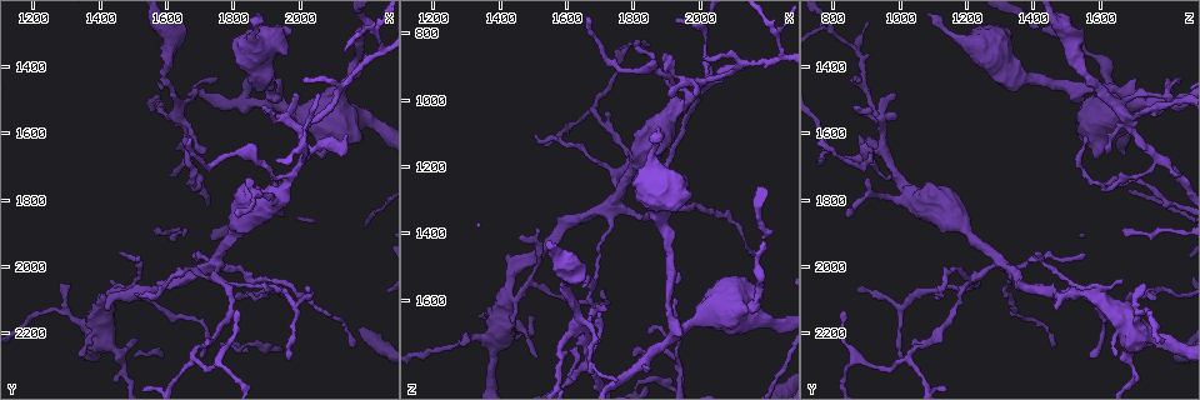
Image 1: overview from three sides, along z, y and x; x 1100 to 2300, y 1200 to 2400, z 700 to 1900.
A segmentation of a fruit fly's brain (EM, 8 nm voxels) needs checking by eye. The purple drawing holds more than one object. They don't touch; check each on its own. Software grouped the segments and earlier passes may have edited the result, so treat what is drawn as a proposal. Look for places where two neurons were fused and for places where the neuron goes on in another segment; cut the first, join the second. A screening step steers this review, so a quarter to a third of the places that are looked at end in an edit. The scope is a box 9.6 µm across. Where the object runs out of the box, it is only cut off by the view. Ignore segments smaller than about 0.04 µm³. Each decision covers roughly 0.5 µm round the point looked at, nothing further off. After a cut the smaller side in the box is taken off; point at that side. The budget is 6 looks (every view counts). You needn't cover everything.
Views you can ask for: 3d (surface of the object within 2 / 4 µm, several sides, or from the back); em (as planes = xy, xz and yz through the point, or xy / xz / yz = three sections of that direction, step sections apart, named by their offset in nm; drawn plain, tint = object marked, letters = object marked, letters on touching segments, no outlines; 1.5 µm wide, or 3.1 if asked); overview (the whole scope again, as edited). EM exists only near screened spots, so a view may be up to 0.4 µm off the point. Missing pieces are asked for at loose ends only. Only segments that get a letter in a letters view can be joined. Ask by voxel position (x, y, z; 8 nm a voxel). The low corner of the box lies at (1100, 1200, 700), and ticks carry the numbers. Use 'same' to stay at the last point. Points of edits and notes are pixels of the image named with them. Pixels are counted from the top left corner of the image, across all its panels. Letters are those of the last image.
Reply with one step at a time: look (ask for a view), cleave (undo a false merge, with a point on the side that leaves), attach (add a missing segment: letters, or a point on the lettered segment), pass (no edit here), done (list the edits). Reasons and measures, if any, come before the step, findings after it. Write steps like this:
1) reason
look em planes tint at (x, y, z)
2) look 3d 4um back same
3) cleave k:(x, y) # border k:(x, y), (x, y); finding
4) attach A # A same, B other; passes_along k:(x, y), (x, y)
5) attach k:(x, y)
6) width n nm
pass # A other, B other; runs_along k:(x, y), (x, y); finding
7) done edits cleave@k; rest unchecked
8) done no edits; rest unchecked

abrupt turn
look 3d 4um at (1760, 2290, 860)

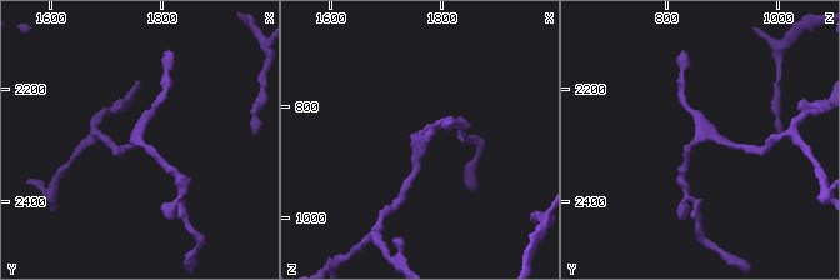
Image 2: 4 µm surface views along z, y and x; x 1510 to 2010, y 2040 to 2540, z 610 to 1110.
look em yz step 4 letters at (1755, 2280, 865)

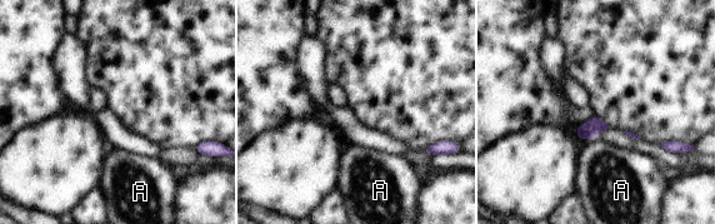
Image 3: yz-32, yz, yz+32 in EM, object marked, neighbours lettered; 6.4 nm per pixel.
pass # A other; border 3:(594, 137), (590, 137), (584, 143); all the same neuron

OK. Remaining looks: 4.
thick turns thin
look 3d 4um at (1390, 2200, 1720)

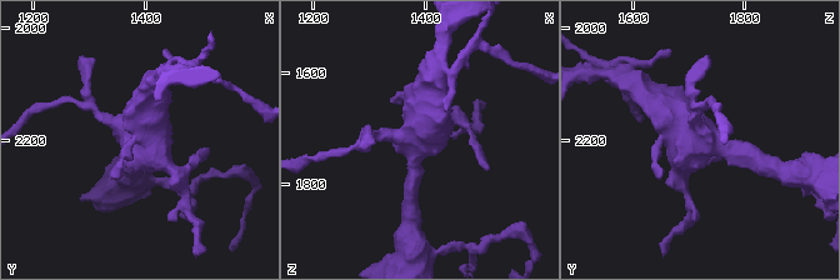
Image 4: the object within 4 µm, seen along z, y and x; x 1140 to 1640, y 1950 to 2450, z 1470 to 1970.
look em planes letters at (1390, 2200, 1720)

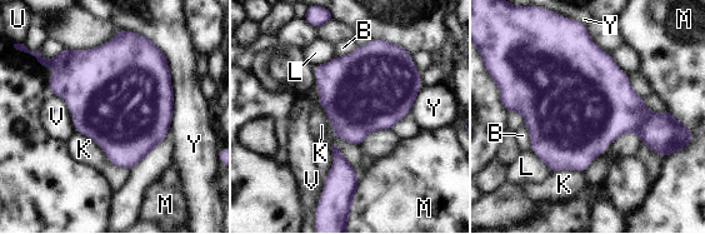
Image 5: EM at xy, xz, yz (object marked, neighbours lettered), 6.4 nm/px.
width 650 nm
pass # B other, K other, L other, M other, U other, V other, Y other; border 5:(640, 139), (553, 173); continuous, no second neuron

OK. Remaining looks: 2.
tapers out
look em planes letters at (1690, 1960, 1560)

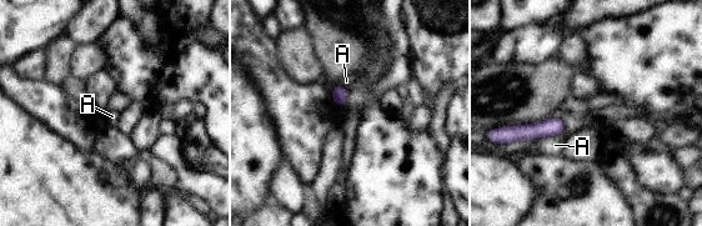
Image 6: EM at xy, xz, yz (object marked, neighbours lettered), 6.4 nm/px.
longest_contact A 320 nm
pass # A other; border 6:(558, 134), (510, 142); no lettered segment goes on from it

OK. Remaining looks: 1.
done no edits; rest unchecked

